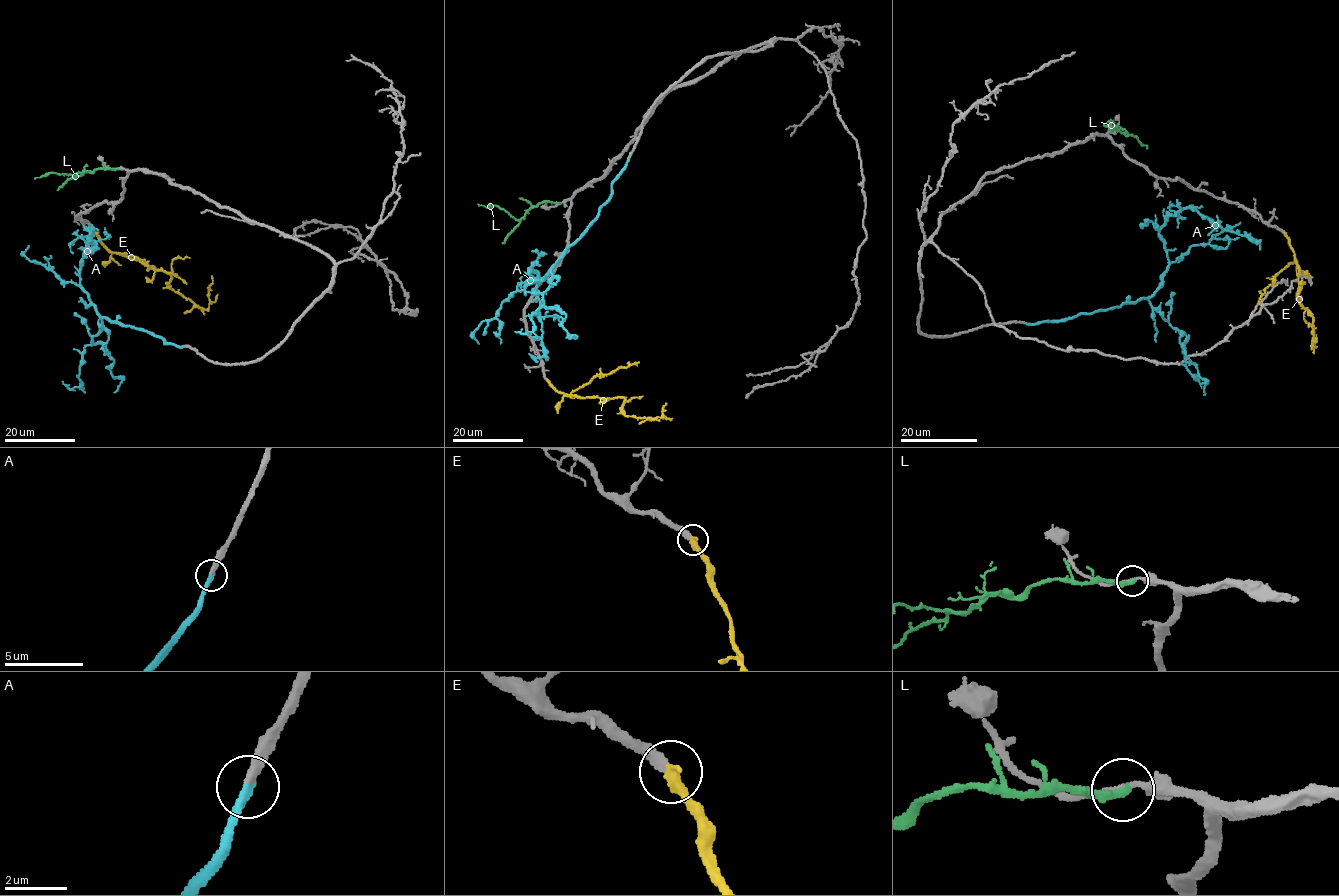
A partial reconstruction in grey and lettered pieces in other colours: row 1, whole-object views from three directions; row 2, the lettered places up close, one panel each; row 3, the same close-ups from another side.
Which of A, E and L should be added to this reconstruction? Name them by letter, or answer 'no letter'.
A, E

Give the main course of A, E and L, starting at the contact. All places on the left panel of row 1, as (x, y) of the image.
A: (182, 347), (100, 315), (80, 284), (80, 265), (90, 238), (88, 228), (93, 246), (84, 249), (87, 255)
E: (96, 233), (99, 241), (113, 252), (143, 259), (168, 273), (172, 289), (206, 310), (211, 275)
L: (117, 168), (86, 171), (80, 176), (52, 173), (34, 178)

